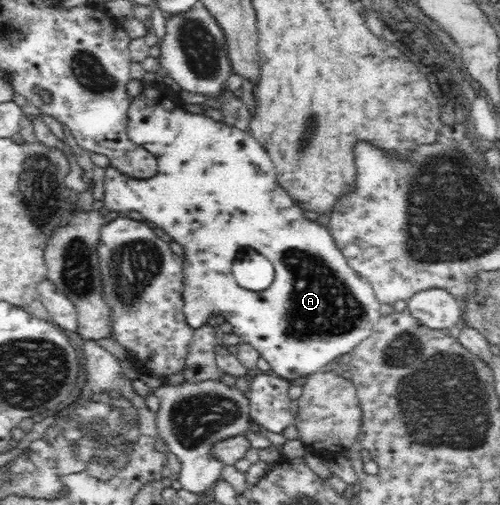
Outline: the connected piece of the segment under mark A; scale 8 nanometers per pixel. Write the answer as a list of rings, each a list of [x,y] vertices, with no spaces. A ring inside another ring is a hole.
[[[142,81],[142,89],[135,97],[131,98],[129,106],[129,122],[127,124],[126,134],[131,142],[138,146],[142,146],[148,153],[152,154],[157,161],[158,172],[149,179],[135,179],[128,177],[128,175],[120,173],[118,169],[108,166],[105,169],[103,179],[103,202],[106,208],[115,212],[136,212],[140,213],[144,222],[150,221],[156,227],[162,229],[172,241],[180,244],[182,248],[182,273],[184,273],[184,282],[182,282],[182,312],[185,314],[187,324],[192,329],[204,326],[210,317],[222,315],[226,322],[232,326],[232,332],[242,338],[243,342],[251,344],[263,358],[274,374],[278,377],[288,381],[300,378],[300,376],[307,377],[314,374],[318,368],[326,366],[328,362],[338,359],[350,352],[356,345],[361,344],[365,338],[368,338],[375,326],[382,316],[380,312],[381,302],[378,302],[374,289],[364,280],[351,266],[348,264],[346,257],[343,256],[341,250],[337,248],[334,237],[330,234],[328,228],[319,224],[316,220],[309,219],[308,216],[302,213],[298,206],[294,206],[294,199],[278,184],[277,174],[271,162],[270,156],[266,154],[266,150],[255,140],[251,133],[246,130],[236,129],[224,122],[217,122],[213,118],[209,118],[204,114],[199,115],[186,111],[183,106],[172,102],[170,96],[166,98],[159,98],[159,91],[157,84],[147,86]],[[256,252],[265,256],[272,264],[275,270],[275,276],[272,284],[266,290],[254,292],[253,290],[246,290],[241,288],[235,282],[233,275],[234,261],[245,253]]]

